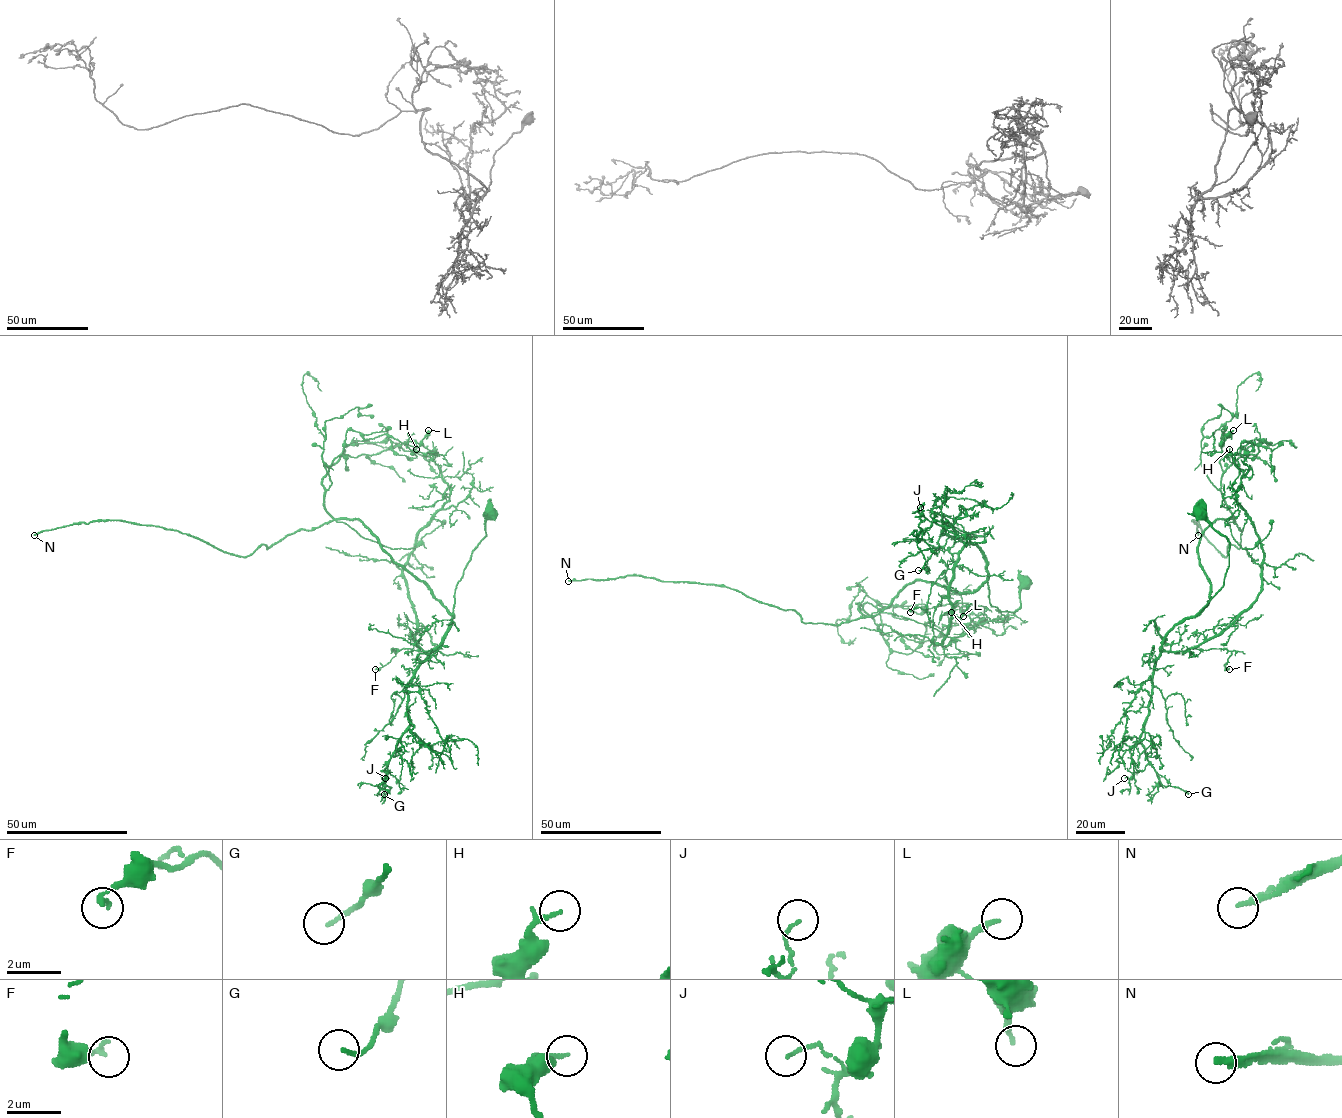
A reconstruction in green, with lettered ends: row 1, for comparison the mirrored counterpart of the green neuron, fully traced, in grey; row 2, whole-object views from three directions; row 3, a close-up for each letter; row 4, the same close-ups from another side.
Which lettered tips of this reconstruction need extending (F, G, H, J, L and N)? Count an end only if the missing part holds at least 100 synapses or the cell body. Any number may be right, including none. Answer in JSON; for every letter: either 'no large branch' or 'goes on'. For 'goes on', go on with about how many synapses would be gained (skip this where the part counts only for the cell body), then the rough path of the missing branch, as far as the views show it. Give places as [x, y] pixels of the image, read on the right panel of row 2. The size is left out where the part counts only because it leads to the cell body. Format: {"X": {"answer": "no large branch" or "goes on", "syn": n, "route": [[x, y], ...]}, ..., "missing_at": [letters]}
{"F": {"answer": "no large branch"}, "G": {"answer": "no large branch"}, "H": {"answer": "no large branch"}, "J": {"answer": "no large branch"}, "L": {"answer": "no large branch"}, "N": {"answer": "goes on", "syn": 550, "route": [[1198, 535], [1237, 577], [1242, 556], [1225, 511], [1234, 475], [1220, 458], [1236, 447], [1236, 463], [1253, 476]]}, "missing_at": ["N"]}

